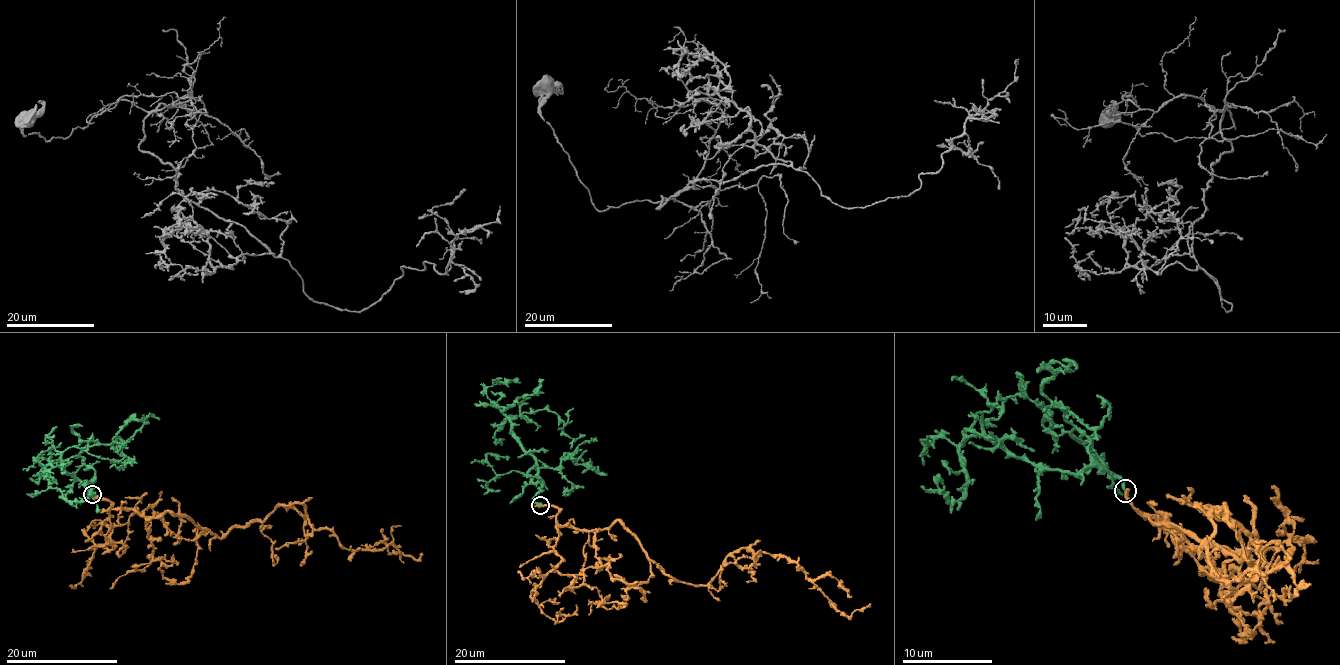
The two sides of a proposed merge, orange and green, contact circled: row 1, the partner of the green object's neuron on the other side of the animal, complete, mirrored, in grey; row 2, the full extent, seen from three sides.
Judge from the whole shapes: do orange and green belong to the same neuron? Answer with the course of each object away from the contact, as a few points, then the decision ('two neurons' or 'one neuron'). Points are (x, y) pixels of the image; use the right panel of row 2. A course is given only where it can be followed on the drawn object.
orange via (1126, 490), (1238, 559), (1256, 535), (1225, 512), (1195, 506), (1220, 580), (1283, 566), (1306, 584), (1285, 584) | green via (1126, 490), (1117, 476), (1094, 467), (1040, 470), (1009, 454), (977, 413), (971, 429), (1018, 438), (1011, 427) | two neurons

